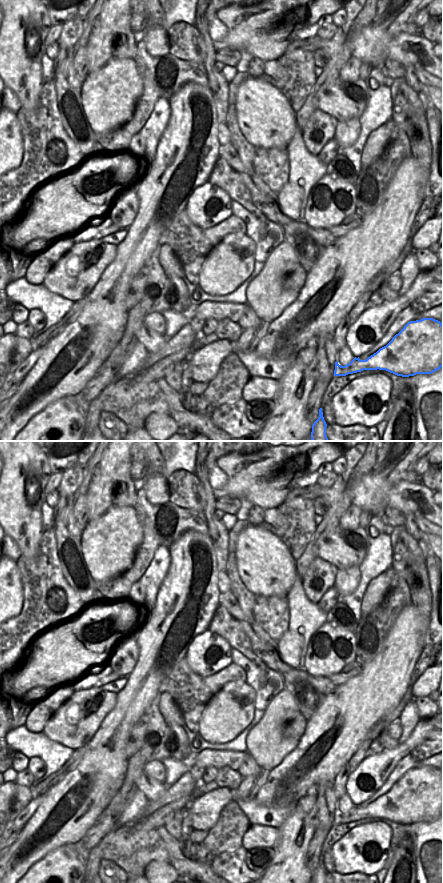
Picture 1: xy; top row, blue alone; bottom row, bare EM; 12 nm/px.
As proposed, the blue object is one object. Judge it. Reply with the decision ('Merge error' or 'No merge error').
No merge error.

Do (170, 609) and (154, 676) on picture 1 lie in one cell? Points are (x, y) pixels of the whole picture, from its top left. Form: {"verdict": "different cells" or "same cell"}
{"verdict": "same cell"}

